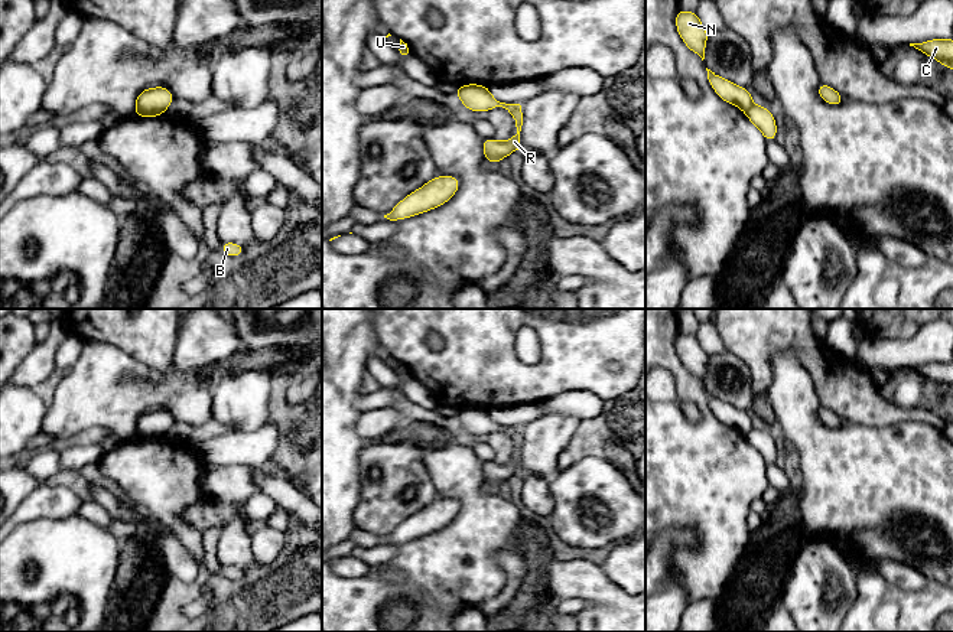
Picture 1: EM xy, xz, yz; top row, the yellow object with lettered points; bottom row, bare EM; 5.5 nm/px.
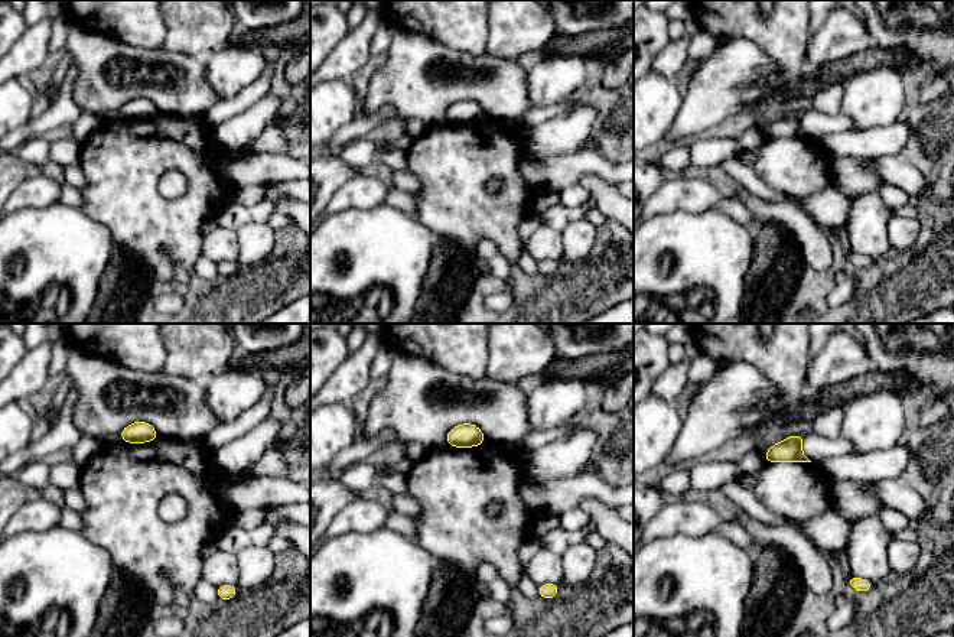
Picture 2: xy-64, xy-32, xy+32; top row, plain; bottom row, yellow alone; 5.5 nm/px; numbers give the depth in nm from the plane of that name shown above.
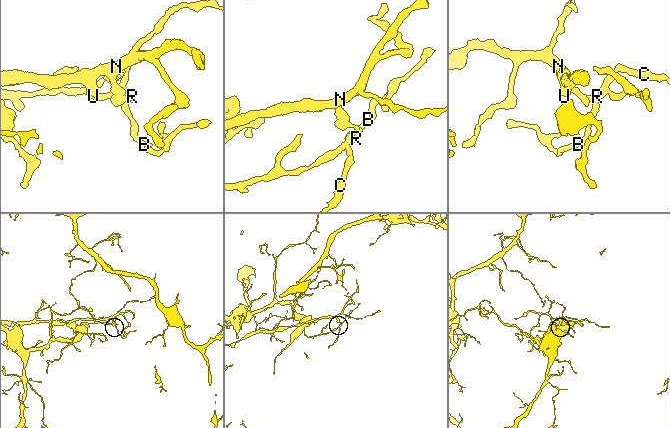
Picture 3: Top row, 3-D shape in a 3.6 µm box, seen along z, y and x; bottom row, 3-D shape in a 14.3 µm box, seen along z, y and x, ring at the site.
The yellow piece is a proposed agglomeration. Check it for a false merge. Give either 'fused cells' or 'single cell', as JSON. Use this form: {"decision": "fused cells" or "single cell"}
{"decision": "fused cells"}

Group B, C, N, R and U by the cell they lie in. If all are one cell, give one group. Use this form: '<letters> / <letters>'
B C R / N U

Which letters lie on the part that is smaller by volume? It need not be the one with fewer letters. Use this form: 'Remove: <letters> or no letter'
Remove: N, U

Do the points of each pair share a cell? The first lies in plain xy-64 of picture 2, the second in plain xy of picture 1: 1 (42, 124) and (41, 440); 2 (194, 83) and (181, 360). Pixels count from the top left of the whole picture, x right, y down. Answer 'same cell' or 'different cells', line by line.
1: same cell
2: different cells

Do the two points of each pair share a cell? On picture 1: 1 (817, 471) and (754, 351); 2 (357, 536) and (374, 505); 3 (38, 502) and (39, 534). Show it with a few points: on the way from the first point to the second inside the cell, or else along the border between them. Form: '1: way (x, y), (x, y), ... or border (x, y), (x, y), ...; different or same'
1: border (780, 349), (770, 362), (771, 383), (766, 393); different
2: border (357, 528), (371, 531), (381, 540); different
3: border (72, 514), (64, 518), (35, 518), (15, 525); different

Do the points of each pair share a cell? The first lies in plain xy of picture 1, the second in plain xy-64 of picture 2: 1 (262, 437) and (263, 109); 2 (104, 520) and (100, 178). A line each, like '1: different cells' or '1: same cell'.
1: same cell
2: different cells

